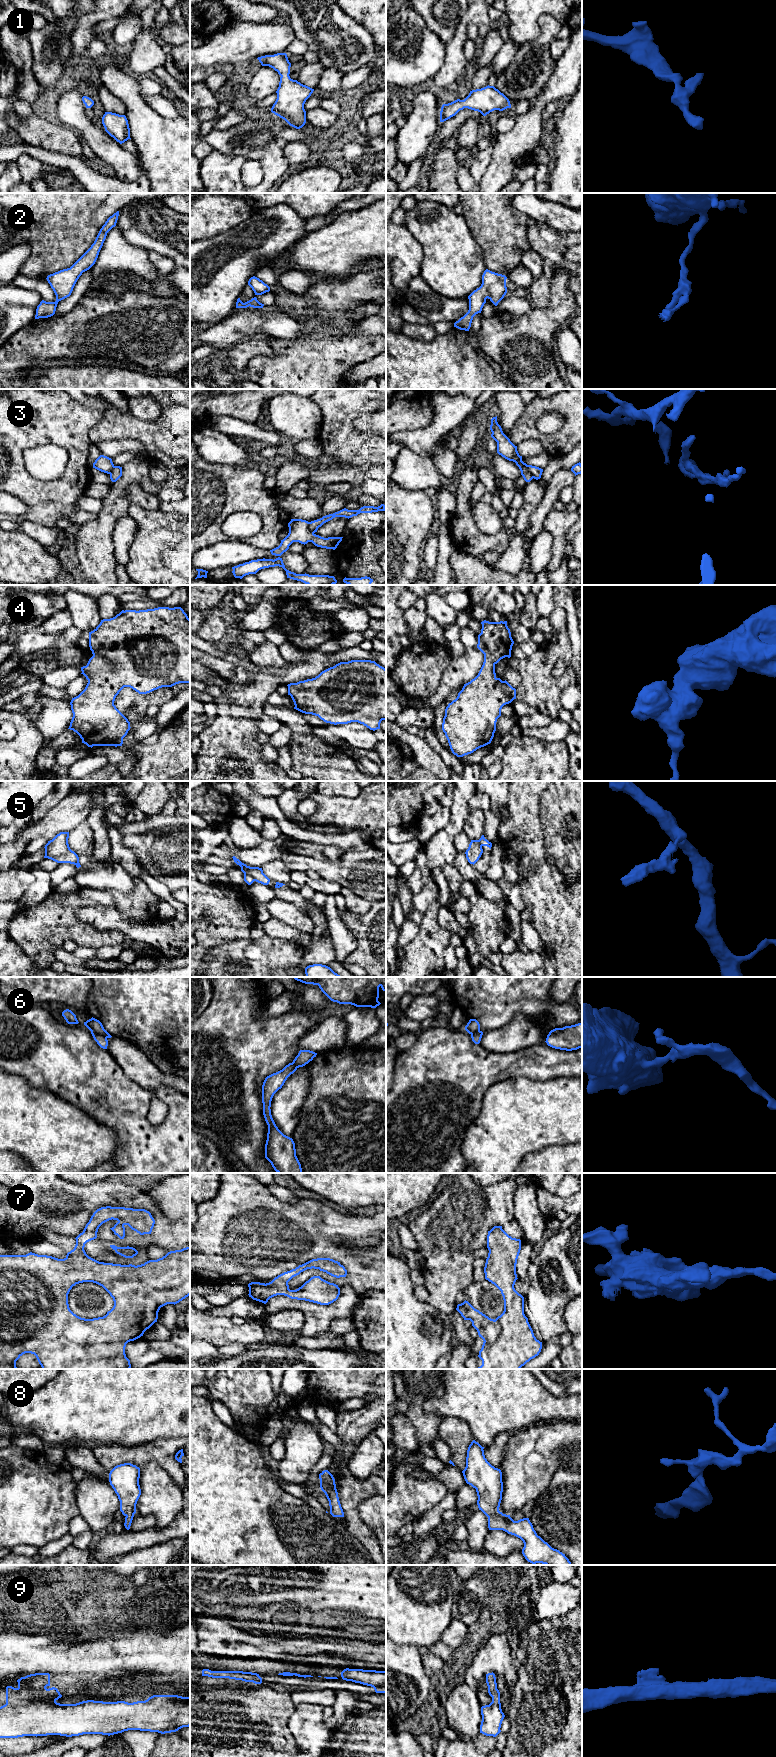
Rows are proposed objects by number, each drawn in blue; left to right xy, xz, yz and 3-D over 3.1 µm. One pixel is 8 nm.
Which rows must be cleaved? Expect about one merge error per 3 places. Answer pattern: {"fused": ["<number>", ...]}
{"fused": ["3", "5", "6", "9"]}

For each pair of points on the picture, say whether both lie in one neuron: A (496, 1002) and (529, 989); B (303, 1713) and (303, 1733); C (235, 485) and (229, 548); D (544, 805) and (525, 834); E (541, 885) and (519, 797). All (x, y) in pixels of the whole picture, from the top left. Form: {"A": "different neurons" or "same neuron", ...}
{"A": "same neuron", "B": "same neuron", "C": "different neurons", "D": "different neurons", "E": "same neuron"}

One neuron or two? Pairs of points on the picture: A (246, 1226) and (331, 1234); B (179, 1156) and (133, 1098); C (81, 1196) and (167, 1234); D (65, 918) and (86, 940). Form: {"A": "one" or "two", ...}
{"A": "one", "B": "one", "C": "one", "D": "one"}

